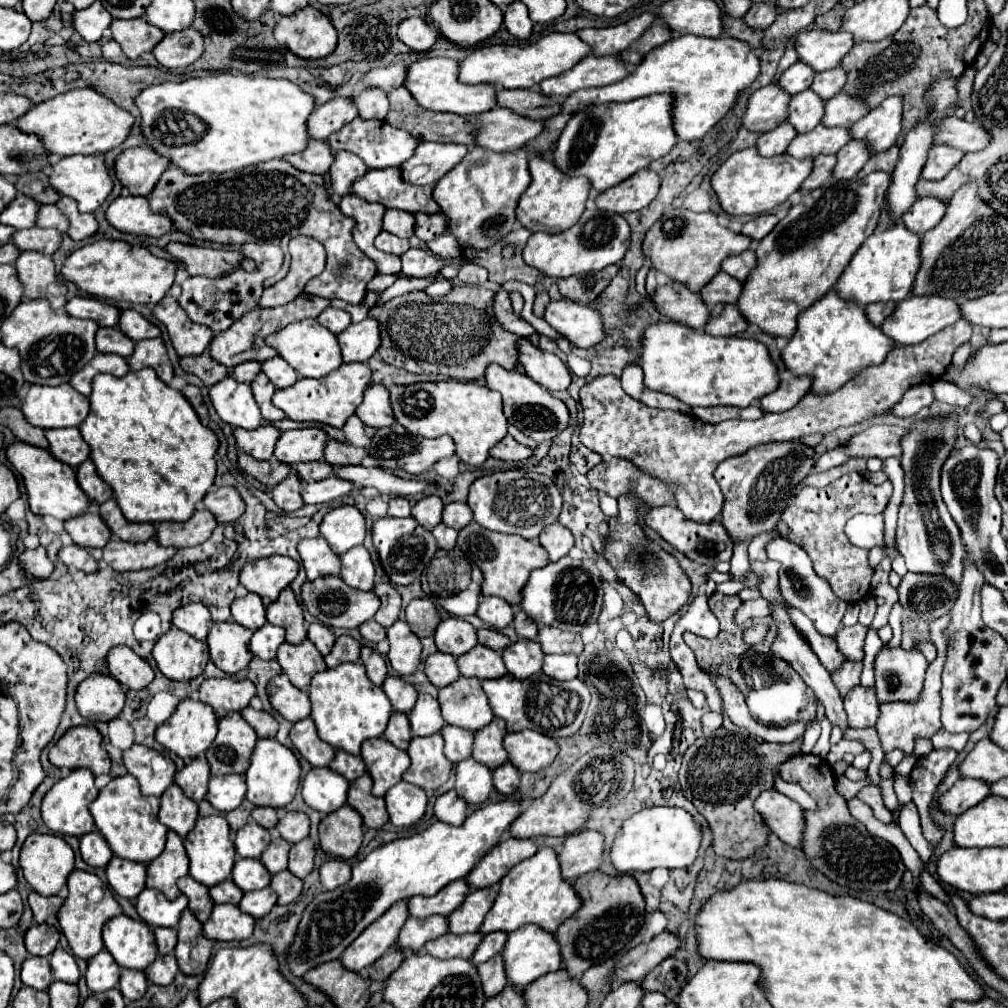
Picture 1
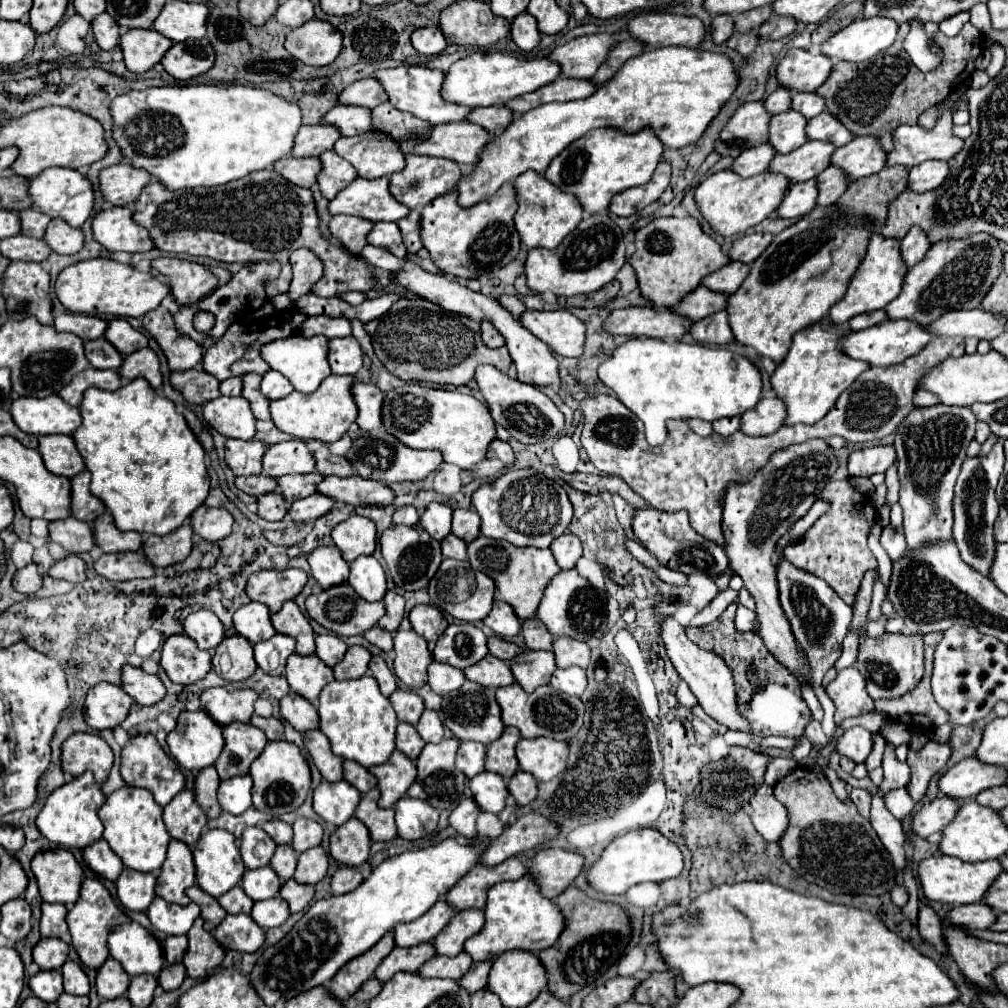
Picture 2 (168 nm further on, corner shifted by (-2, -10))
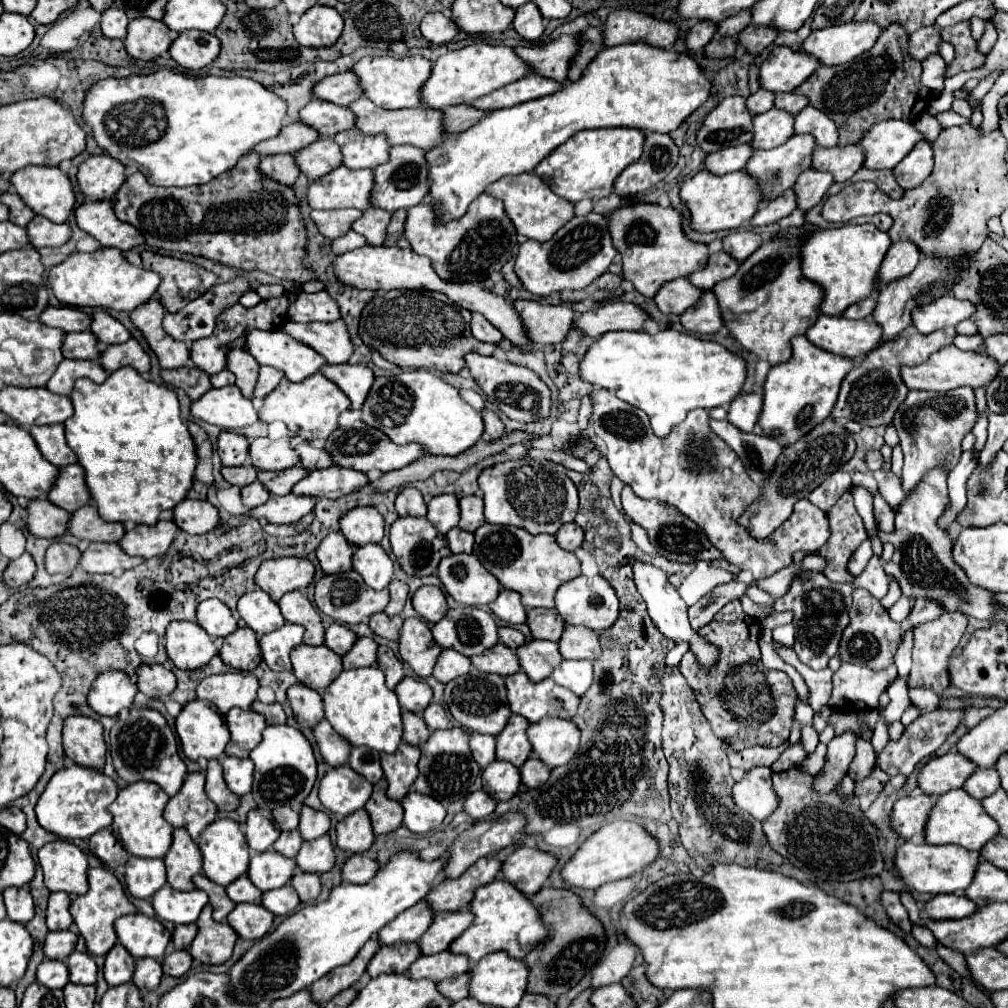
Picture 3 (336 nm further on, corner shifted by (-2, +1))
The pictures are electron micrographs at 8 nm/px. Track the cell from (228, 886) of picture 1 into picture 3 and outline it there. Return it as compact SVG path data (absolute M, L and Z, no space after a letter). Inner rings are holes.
M241 875L241 879L225 887L225 891L233 903L255 903L255 905L261 903L261 891L249 881L247 875Z

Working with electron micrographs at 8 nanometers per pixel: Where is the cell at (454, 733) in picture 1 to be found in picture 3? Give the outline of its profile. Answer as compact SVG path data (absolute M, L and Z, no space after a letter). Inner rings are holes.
M471 733L469 749L471 749L471 755L473 755L473 759L477 759L481 769L495 761L495 737L493 735Z

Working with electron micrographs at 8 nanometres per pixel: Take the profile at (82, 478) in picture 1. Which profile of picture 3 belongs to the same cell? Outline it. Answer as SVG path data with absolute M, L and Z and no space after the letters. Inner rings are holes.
M79 463L59 469L59 477L49 491L49 501L61 509L75 511L89 503L89 489L85 487L85 471Z

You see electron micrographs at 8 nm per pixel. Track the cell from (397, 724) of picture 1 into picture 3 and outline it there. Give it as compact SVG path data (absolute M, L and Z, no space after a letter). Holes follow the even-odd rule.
M409 711L403 713L403 739L409 745L419 747L421 743L425 743L429 739L429 733L431 733L429 727L425 725L425 721L419 715L409 713Z

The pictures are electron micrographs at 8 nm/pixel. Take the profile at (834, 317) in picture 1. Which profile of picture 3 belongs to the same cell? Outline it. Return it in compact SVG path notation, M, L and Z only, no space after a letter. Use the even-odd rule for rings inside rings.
M795 335L791 339L793 355L787 363L773 365L767 381L765 381L765 397L763 397L763 411L759 417L759 427L765 435L773 429L779 429L785 437L785 443L795 443L799 437L807 435L815 425L819 425L825 417L829 417L839 385L847 371L855 365L853 359L829 353L821 347L815 347L807 335Z

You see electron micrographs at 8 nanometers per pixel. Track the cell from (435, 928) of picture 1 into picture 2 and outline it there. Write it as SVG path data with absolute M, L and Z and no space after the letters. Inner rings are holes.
M425 942L425 946L413 946L413 950L393 948L391 954L379 964L373 976L379 982L387 982L397 972L417 972L419 966L433 956L435 956L435 950L433 950L433 944L429 942Z

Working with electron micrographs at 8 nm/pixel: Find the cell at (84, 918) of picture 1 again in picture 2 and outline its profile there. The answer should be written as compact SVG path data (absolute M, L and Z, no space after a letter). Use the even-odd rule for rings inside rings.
M83 880L83 886L81 886L81 896L79 900L75 902L75 906L69 910L67 914L67 924L69 924L69 932L71 932L71 938L73 938L73 946L81 958L81 962L87 966L87 968L99 968L107 956L109 956L109 948L107 948L107 934L111 928L119 926L119 924L125 924L129 922L127 914L115 904L115 900L111 898L109 890L99 882L99 880Z

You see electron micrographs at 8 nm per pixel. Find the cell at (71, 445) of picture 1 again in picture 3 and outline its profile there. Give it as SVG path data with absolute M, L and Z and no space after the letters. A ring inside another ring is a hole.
M59 423L35 425L35 427L31 427L29 433L49 463L53 463L57 467L65 467L65 465L71 465L77 461L77 457L73 455L73 449L65 441L63 425L59 425Z

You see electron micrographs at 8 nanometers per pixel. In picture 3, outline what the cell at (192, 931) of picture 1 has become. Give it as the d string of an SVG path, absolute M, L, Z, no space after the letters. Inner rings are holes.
M205 905L205 911L201 911L197 919L199 931L189 947L189 953L193 955L195 961L207 965L219 965L231 957L237 933L227 923L213 921L211 911L213 911L211 905Z

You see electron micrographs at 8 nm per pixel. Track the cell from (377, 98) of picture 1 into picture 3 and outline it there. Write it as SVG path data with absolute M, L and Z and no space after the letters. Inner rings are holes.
M311 99L311 103L301 109L299 121L309 123L309 127L315 127L321 135L335 135L355 127L355 115L349 107L323 103L321 99Z

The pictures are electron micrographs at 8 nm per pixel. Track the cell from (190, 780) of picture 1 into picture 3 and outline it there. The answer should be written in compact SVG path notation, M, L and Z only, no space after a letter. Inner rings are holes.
M213 759L207 765L207 797L217 805L219 811L233 811L239 807L239 797L235 793L231 793L223 781L223 773L221 773L221 765Z

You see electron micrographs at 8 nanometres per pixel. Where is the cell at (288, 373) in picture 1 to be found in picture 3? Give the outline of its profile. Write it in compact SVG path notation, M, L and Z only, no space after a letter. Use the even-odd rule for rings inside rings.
M269 365L261 367L259 369L259 381L257 381L257 387L255 387L255 397L263 399L265 395L269 395L279 385L279 381L283 377L285 375L281 375L281 371L277 371L277 367L269 367Z

